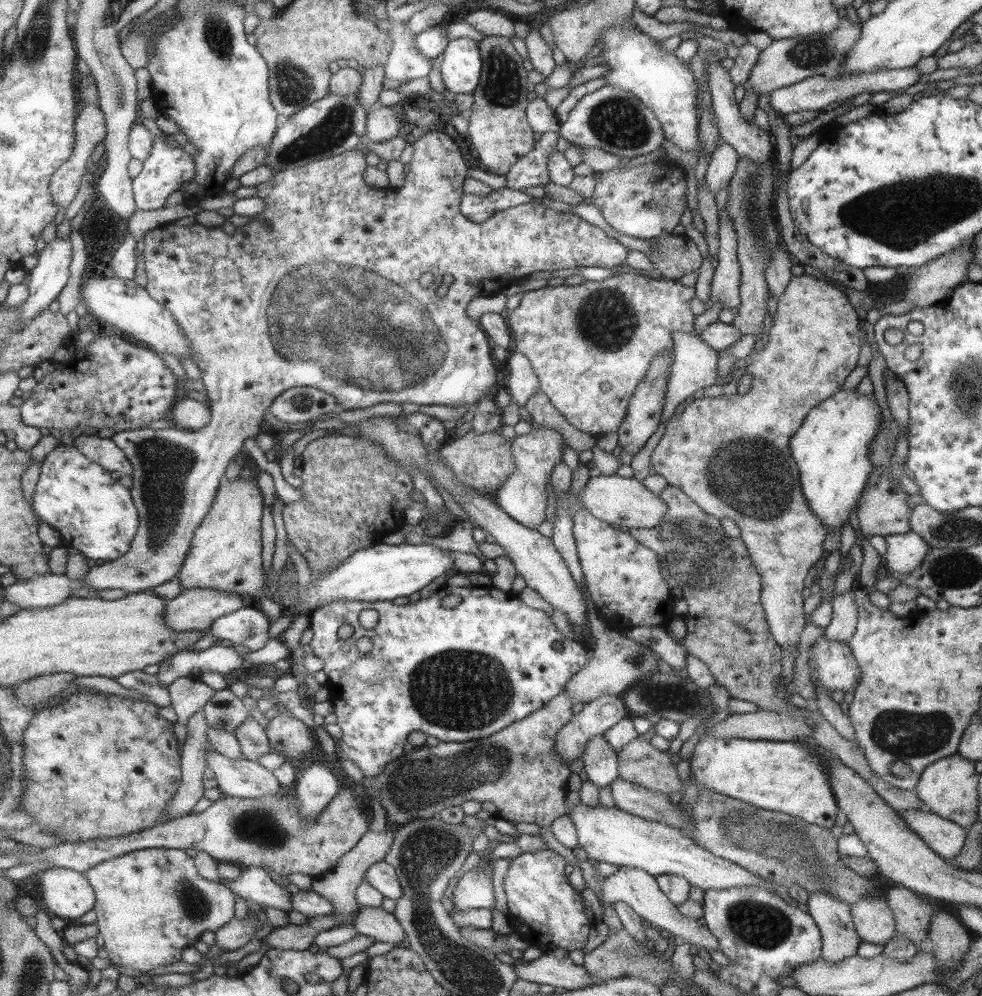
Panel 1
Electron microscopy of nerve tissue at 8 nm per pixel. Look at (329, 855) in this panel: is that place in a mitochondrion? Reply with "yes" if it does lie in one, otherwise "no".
no

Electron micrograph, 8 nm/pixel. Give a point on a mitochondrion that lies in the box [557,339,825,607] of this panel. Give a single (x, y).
(742, 476)

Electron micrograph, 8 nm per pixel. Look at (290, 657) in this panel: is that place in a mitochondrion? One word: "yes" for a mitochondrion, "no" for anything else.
no

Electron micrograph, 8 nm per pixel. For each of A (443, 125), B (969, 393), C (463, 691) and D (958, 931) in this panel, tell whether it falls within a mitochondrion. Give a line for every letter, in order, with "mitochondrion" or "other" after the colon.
A: other
B: mitochondrion
C: mitochondrion
D: other

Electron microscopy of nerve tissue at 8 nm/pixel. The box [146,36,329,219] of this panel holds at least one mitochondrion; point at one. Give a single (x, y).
(294, 83)

